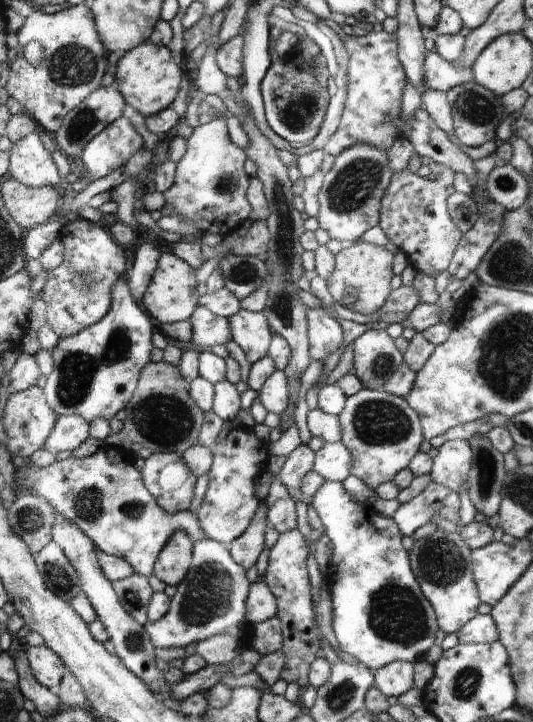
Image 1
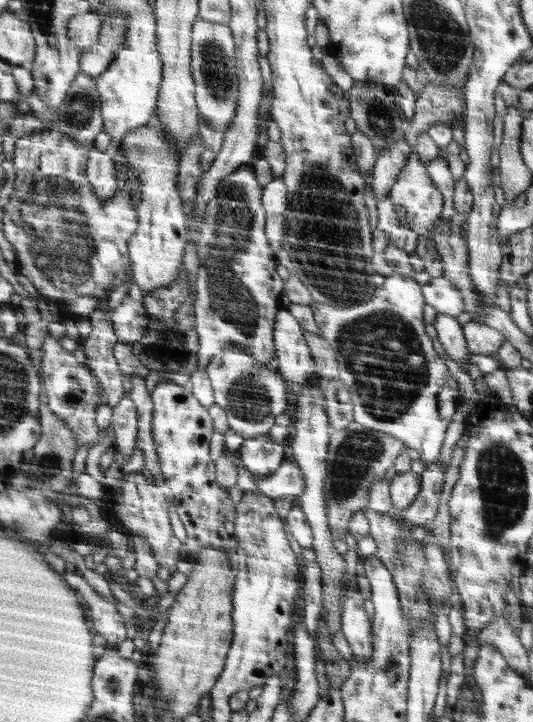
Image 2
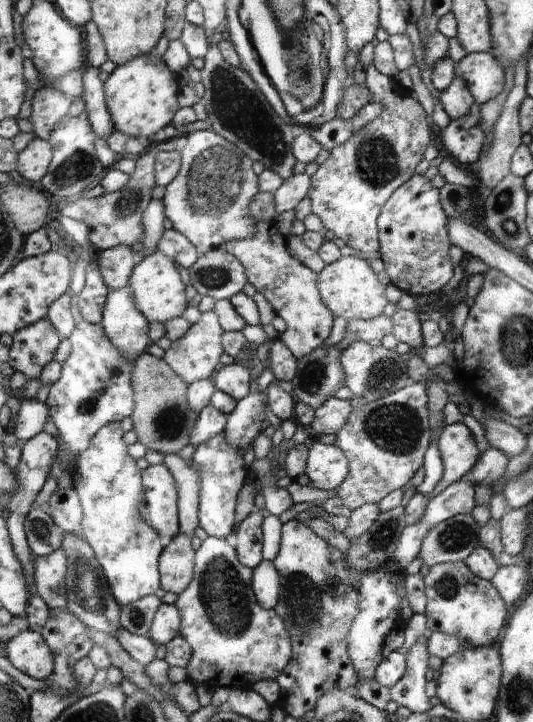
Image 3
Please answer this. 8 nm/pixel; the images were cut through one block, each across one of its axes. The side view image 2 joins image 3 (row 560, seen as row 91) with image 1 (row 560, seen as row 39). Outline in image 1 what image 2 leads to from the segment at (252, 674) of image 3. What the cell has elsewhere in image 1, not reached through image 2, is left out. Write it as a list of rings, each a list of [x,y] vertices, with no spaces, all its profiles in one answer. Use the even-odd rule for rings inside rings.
[[[209,539],[198,540],[193,549],[189,574],[177,585],[166,616],[156,622],[146,622],[148,636],[155,648],[186,647],[206,636],[242,630],[244,624],[244,600],[248,596],[248,580],[244,567],[233,559],[225,544]]]

